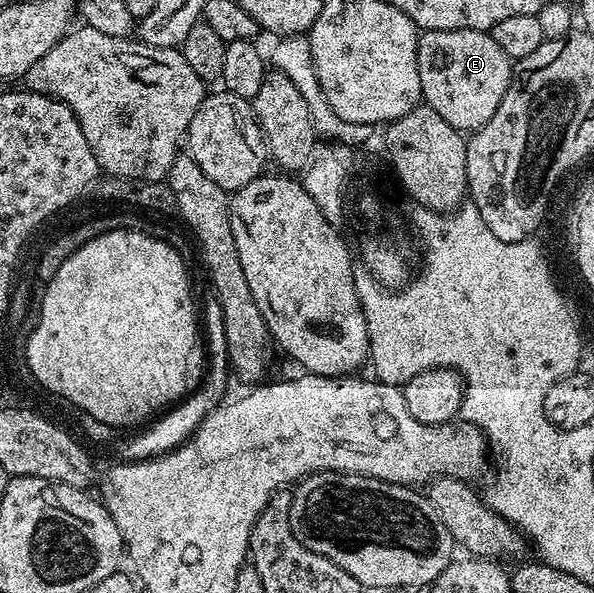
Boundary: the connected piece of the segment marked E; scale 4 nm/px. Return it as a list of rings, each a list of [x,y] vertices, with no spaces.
[[[457,28],[456,30],[423,31],[418,38],[418,65],[422,100],[448,126],[463,134],[482,128],[500,107],[510,85],[512,61],[489,32]]]

